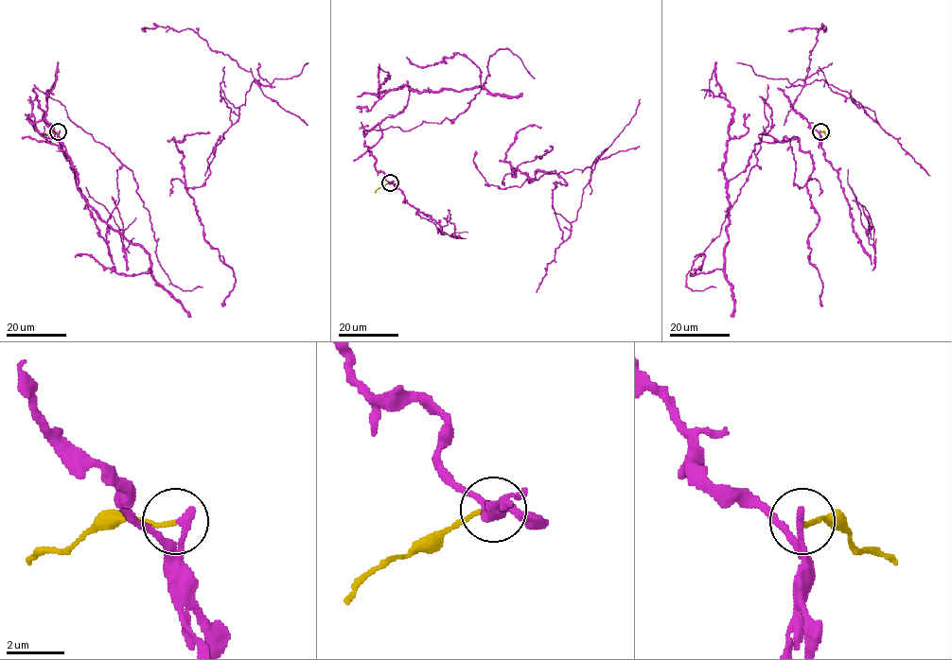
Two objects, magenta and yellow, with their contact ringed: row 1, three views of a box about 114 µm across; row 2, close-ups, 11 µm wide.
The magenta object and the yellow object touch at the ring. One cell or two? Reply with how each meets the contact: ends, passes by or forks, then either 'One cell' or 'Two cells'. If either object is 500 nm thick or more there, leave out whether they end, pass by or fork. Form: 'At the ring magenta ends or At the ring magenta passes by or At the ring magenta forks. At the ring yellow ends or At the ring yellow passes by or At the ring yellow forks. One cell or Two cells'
At the ring magenta ends. At the ring yellow ends. Two cells

